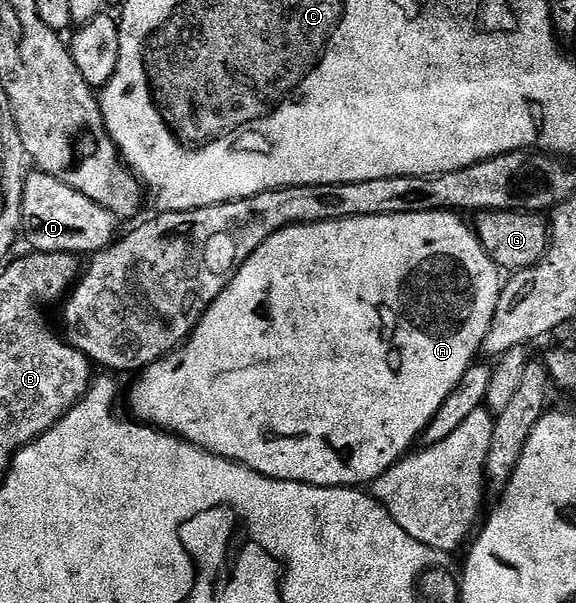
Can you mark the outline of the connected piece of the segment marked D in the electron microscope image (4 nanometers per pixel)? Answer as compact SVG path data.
M28 172L23 181L22 207L22 228L27 229L27 241L36 253L94 255L102 253L116 240L117 221L107 209L48 173Z

